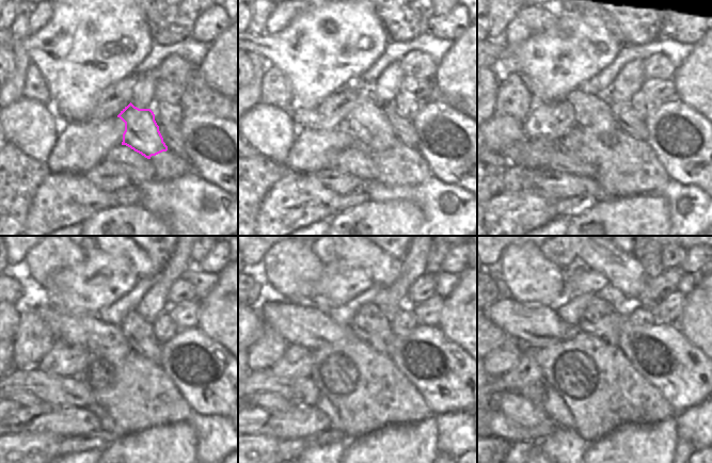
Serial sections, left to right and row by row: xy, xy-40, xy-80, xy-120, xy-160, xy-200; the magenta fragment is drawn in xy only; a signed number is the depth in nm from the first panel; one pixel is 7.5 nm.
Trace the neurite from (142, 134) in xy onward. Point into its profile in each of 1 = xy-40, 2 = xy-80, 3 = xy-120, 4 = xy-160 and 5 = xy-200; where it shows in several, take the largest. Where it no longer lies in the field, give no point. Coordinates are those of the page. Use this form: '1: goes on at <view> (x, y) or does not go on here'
1: goes on at xy-40 (367, 122)
2: goes on at xy-80 (592, 112)
3: goes on at xy-120 (101, 339)
4: goes on at xy-160 (309, 325)
5: goes on at xy-200 (536, 325)

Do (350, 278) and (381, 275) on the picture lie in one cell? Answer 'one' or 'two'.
two

